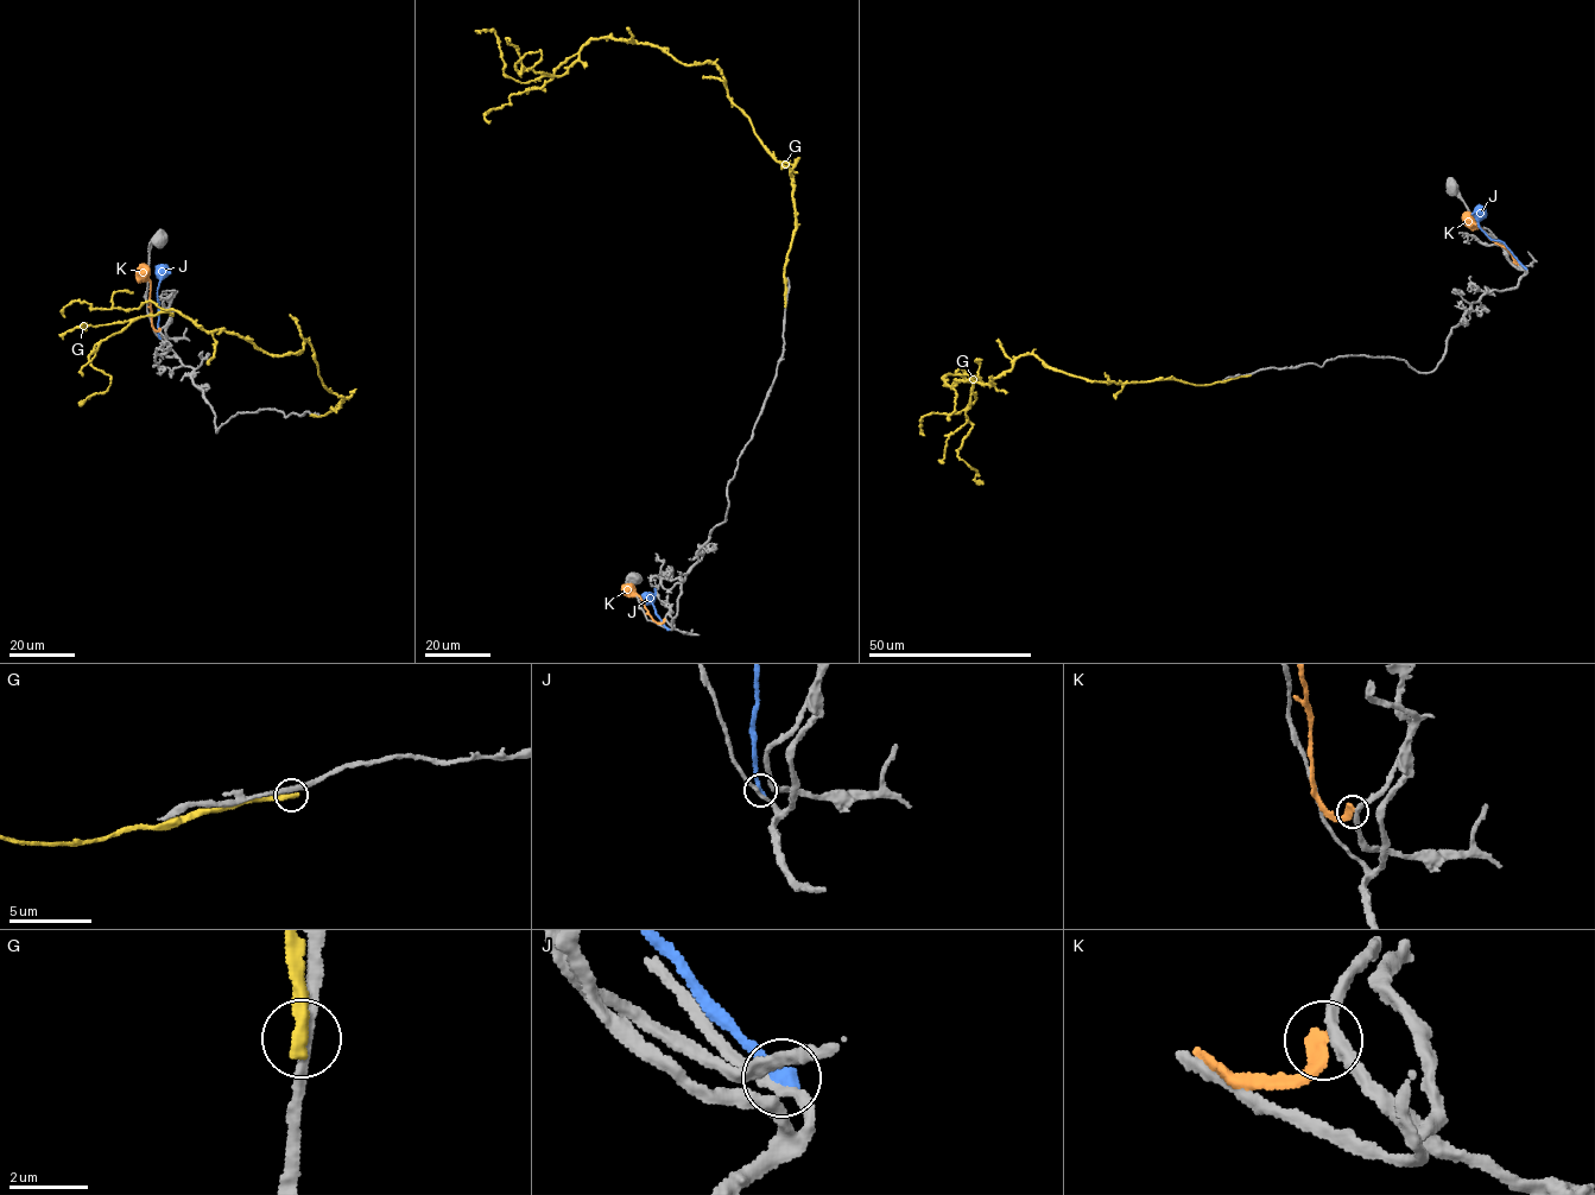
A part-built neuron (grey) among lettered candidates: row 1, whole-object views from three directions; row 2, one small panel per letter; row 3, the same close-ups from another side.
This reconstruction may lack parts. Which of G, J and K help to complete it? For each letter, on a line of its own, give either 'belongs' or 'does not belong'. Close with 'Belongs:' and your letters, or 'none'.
G: does not belong
J: does not belong
K: does not belong
Belongs: none

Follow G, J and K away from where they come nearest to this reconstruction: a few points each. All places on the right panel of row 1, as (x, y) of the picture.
G: (1248, 375), (1093, 381), (1030, 354), (989, 386), (949, 387), (950, 374), (973, 380), (956, 450), (982, 484)
J: (1525, 269), (1505, 244), (1491, 239), (1480, 227), (1479, 204)
K: (1514, 263), (1506, 248), (1462, 214)

